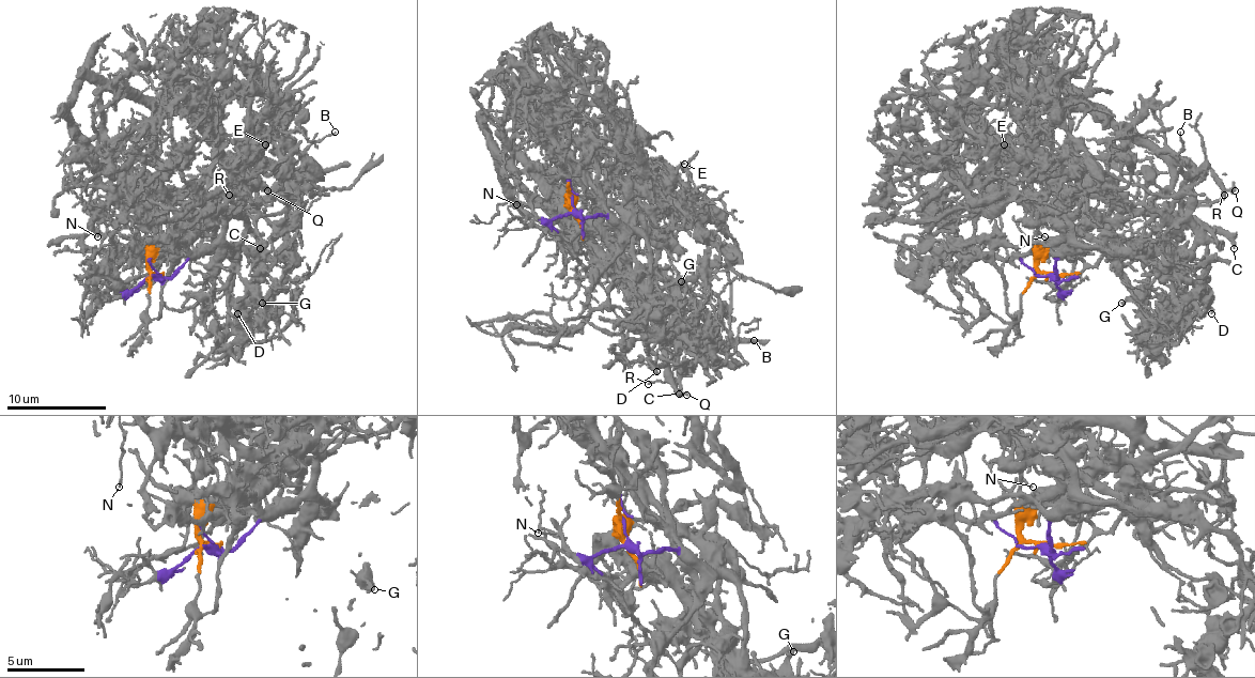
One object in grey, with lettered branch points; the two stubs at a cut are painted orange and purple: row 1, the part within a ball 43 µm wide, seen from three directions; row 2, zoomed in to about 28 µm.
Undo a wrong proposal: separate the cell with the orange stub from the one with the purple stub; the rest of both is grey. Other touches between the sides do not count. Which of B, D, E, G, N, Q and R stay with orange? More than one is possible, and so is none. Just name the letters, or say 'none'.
D, E, N

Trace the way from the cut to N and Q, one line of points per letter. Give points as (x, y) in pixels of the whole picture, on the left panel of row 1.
N: (155, 274), (151, 248), (170, 229), (173, 211), (163, 201), (118, 201), (95, 184), (93, 164), (97, 236)
Q: (155, 276), (170, 276), (185, 261), (211, 221), (235, 211), (238, 194), (248, 203), (263, 186), (268, 191)

